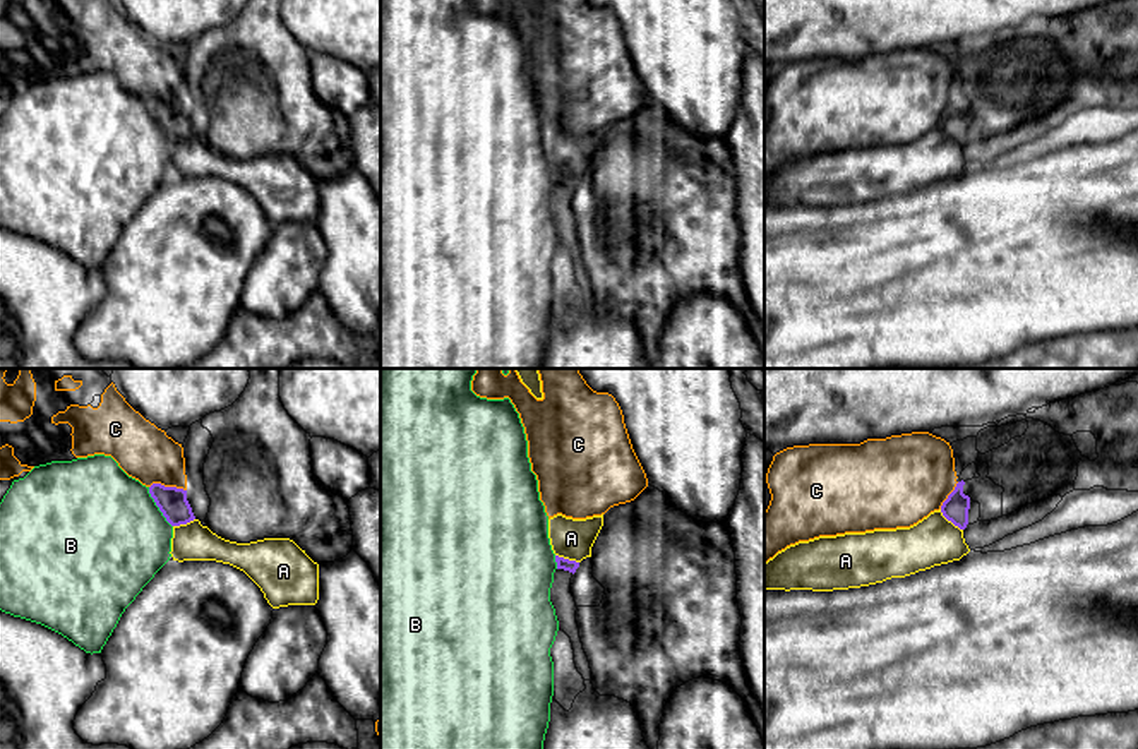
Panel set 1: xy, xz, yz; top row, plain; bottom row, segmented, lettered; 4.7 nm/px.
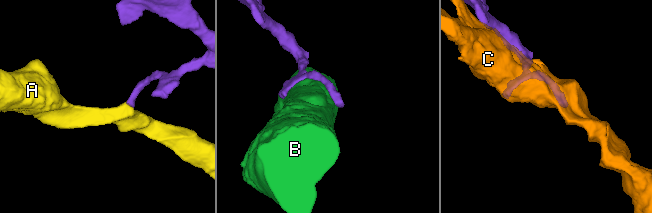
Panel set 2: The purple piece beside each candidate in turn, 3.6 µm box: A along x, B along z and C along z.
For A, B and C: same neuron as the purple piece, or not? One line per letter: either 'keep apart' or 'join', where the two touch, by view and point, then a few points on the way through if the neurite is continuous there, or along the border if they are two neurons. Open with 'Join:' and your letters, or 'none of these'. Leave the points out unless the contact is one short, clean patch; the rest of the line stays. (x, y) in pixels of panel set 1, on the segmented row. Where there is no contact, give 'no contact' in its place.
Join: none of these
A: keep apart | yz (950, 520) | along yz (940, 509), (962, 530)
B: keep apart | xy (158, 506)
C: keep apart | xy (168, 487)

